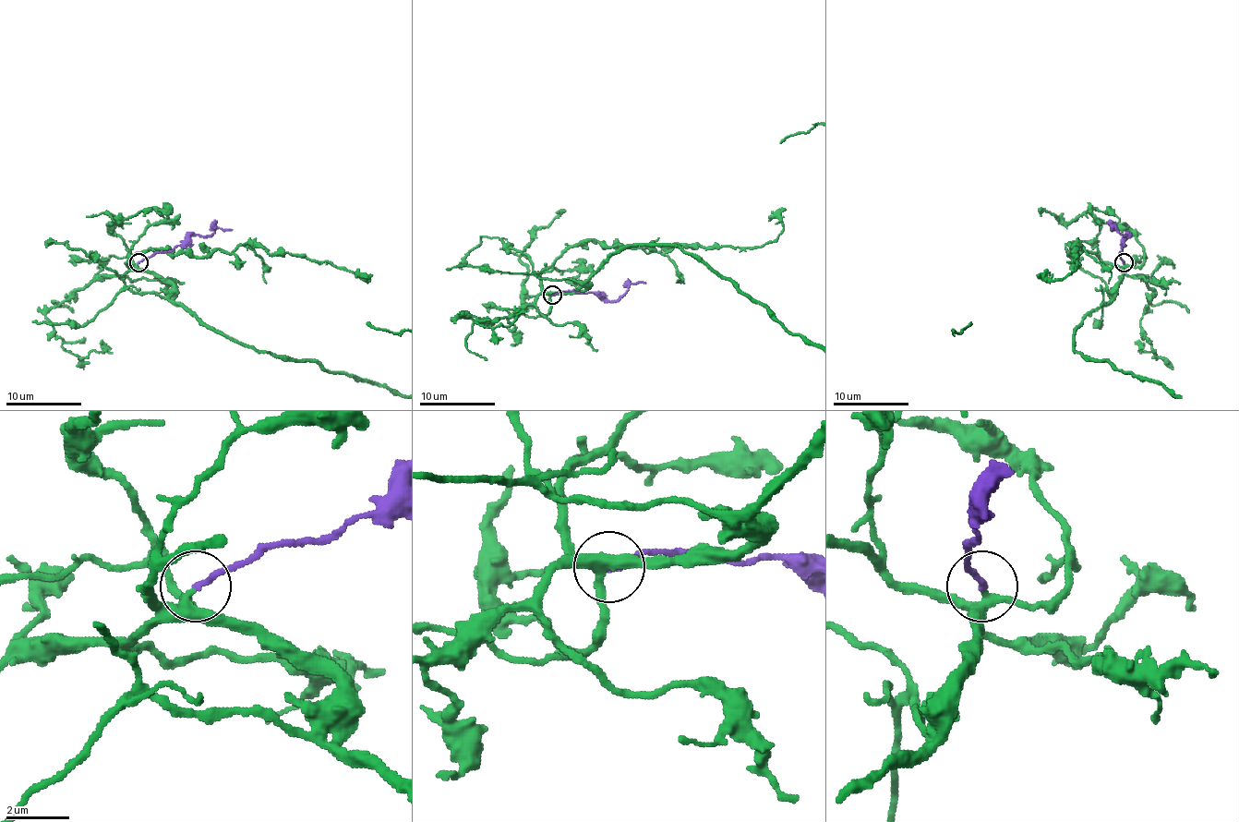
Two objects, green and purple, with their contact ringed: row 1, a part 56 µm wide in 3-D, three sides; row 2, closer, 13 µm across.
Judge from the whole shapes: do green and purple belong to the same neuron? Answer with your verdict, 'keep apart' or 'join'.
join

